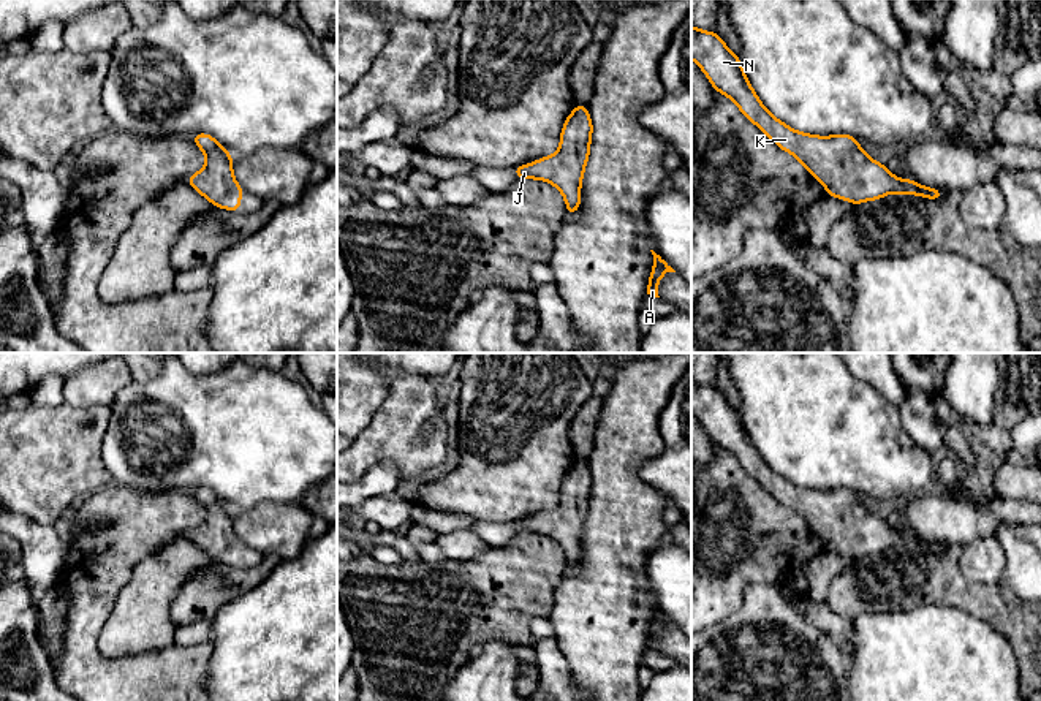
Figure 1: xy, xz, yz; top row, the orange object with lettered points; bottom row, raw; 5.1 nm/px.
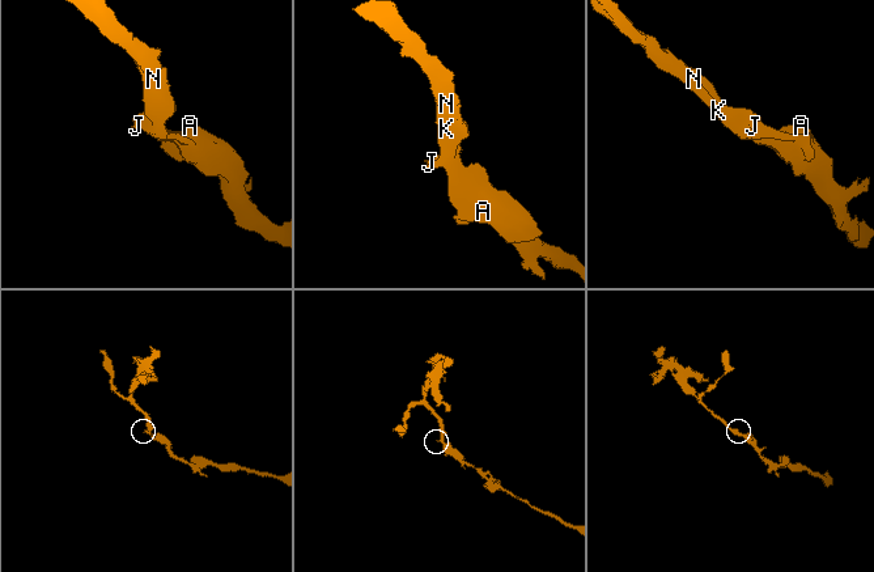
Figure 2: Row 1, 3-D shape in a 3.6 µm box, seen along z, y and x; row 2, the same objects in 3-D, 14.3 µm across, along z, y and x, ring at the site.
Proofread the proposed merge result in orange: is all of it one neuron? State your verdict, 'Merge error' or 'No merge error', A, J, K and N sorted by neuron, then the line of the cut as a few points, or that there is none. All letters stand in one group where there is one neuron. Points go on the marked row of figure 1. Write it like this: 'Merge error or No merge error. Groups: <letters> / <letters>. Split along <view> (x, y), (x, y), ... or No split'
No merge error. Groups: A J K N. No split

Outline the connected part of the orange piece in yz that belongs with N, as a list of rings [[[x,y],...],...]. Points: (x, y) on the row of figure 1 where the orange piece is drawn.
[[[691,25],[691,59],[701,66],[715,92],[731,98],[744,117],[782,150],[794,155],[826,187],[827,196],[842,198],[853,206],[889,193],[918,195],[926,199],[944,196],[940,188],[892,176],[886,165],[872,160],[861,149],[861,142],[850,135],[815,136],[794,131],[775,119],[748,84],[739,55],[732,54],[715,32]]]

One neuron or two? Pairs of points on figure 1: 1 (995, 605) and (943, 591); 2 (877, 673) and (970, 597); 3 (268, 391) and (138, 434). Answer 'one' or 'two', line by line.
1: one
2: two
3: one

